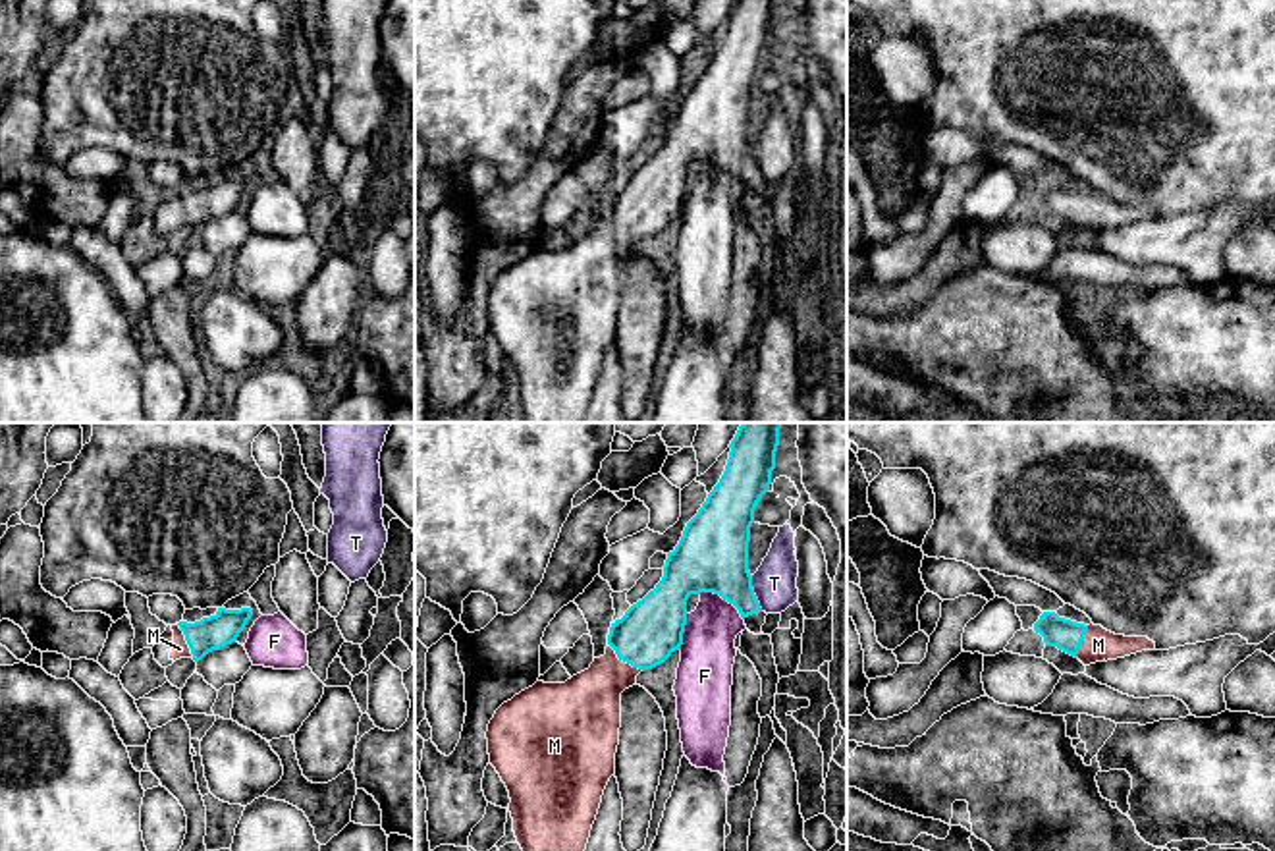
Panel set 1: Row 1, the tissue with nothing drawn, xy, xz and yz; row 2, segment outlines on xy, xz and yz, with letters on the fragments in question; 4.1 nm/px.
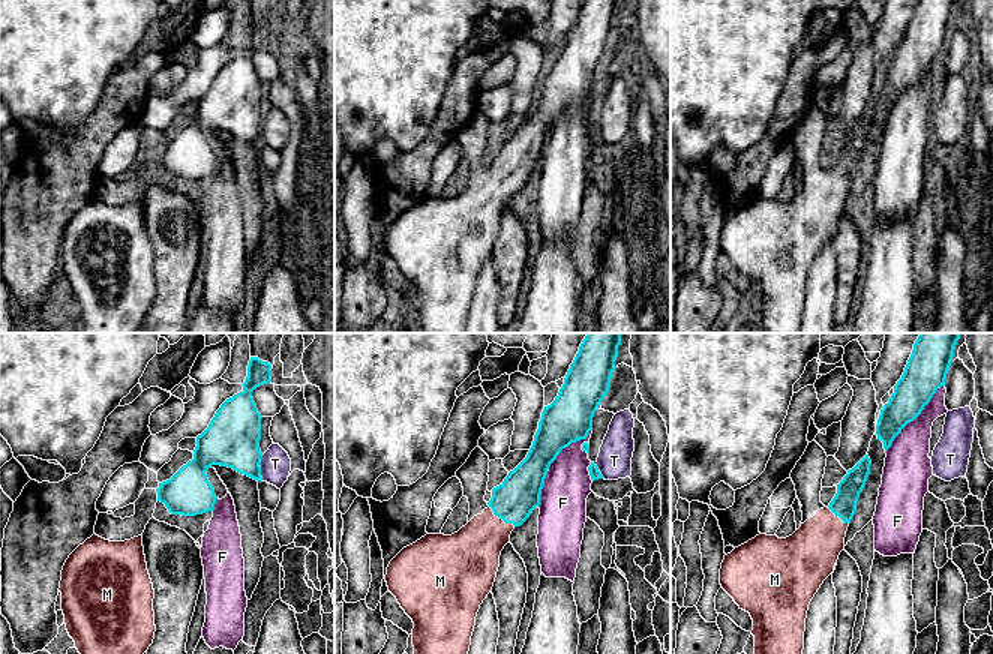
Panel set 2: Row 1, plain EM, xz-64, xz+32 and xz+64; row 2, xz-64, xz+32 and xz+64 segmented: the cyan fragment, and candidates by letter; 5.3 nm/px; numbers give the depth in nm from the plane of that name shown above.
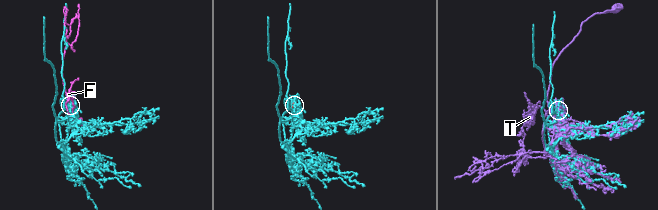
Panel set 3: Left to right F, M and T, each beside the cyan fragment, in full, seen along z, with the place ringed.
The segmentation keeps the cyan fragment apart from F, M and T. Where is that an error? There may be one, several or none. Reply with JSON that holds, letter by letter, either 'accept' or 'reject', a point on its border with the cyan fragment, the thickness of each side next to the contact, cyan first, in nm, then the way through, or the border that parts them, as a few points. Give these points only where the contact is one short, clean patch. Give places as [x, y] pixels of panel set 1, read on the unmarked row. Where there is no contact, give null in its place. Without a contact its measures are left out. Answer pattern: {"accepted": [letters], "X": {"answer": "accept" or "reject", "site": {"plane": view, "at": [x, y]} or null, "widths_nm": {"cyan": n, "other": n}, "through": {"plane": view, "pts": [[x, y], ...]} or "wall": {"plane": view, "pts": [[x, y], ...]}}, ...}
{"accepted": ["M"], "F": {"answer": "reject", "site": {"plane": "xz", "at": [724, 166]}, "widths_nm": {"cyan": 300, "other": 220}}, "M": {"answer": "accept", "site": {"plane": "xz", "at": [623, 228]}, "widths_nm": {"cyan": 260, "other": 280}, "through": {"plane": "xz", "pts": [[651, 197], [623, 228], [598, 255], [587, 274]]}}, "T": {"answer": "reject", "site": {"plane": "xz", "at": [753, 161]}, "widths_nm": {"cyan": 300, "other": 180}}}

